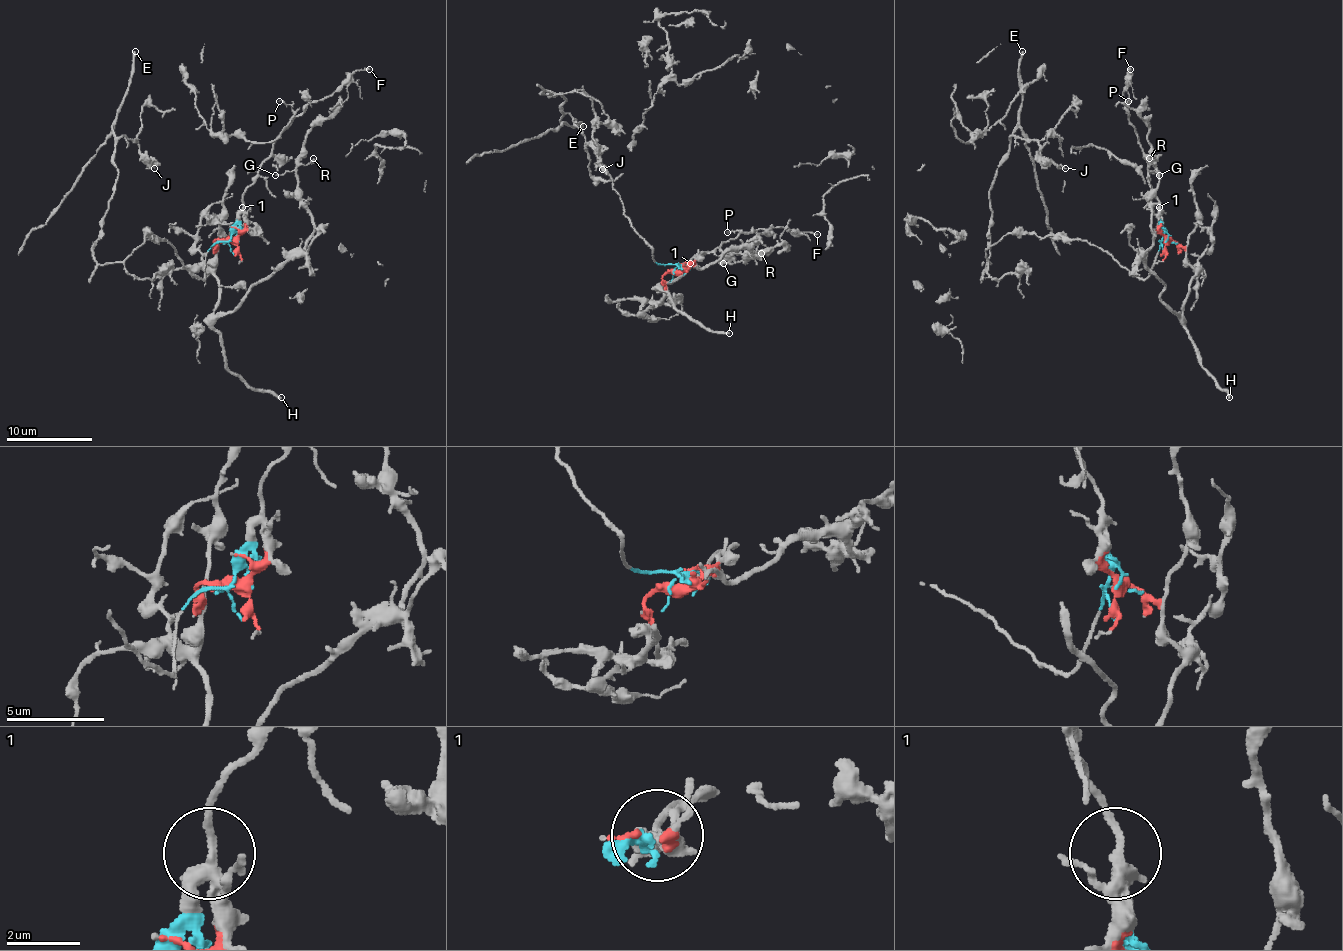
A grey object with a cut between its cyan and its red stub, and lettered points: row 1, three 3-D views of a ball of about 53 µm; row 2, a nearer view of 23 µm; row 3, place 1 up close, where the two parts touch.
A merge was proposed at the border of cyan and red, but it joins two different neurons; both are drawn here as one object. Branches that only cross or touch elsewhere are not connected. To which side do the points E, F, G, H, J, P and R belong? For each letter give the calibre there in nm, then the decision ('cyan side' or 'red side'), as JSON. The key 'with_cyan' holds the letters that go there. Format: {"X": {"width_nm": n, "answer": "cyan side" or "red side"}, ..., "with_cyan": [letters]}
{"E": {"width_nm": 220, "answer": "cyan side"}, "F": {"width_nm": 150, "answer": "cyan side"}, "G": {"width_nm": 140, "answer": "red side"}, "H": {"width_nm": 240, "answer": "red side"}, "J": {"width_nm": 120, "answer": "cyan side"}, "P": {"width_nm": 80, "answer": "cyan side"}, "R": {"width_nm": 160, "answer": "red side"}, "with_cyan": ["E", "F", "J", "P"]}

